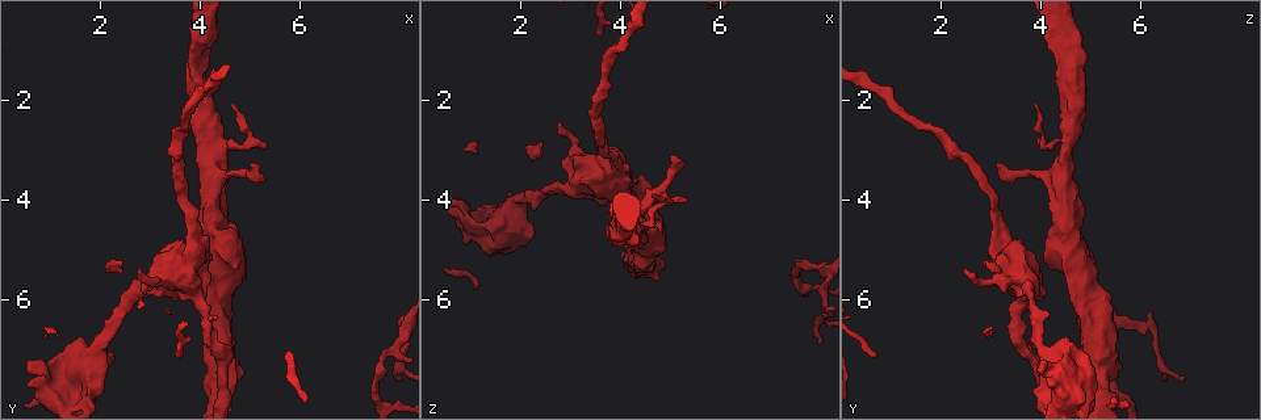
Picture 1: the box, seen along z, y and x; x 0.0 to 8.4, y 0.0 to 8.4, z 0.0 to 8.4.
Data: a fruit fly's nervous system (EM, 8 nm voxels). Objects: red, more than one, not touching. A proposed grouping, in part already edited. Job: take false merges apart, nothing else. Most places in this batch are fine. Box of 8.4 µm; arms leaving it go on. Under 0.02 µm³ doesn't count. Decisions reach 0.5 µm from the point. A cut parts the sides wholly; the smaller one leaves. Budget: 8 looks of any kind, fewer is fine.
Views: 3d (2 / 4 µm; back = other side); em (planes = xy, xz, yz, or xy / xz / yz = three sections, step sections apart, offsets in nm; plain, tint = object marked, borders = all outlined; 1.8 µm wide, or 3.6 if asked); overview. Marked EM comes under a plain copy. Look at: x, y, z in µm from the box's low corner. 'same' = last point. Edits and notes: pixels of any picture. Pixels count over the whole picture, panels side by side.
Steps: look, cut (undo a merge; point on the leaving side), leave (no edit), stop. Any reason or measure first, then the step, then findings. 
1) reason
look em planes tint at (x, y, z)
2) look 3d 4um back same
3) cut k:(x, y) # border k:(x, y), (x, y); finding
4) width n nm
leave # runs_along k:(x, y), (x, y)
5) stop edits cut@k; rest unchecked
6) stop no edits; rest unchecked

sudden change in width
look 3d 4um at (3.75, 5.70, 3.65)

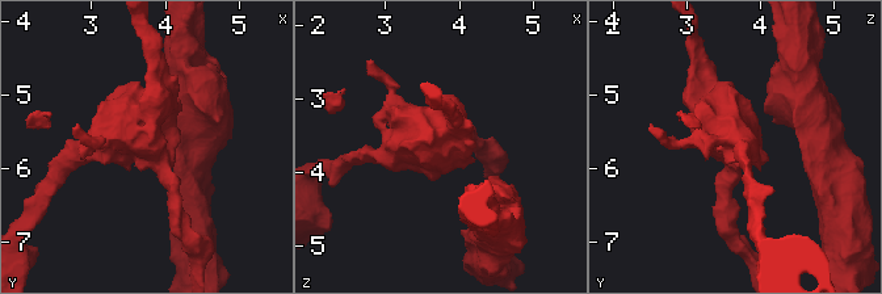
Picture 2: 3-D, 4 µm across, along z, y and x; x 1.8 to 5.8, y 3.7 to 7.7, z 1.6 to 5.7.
shape alone is not enough
look em 3.6um xy step 16 tint at (3.75, 5.70, 3.65)

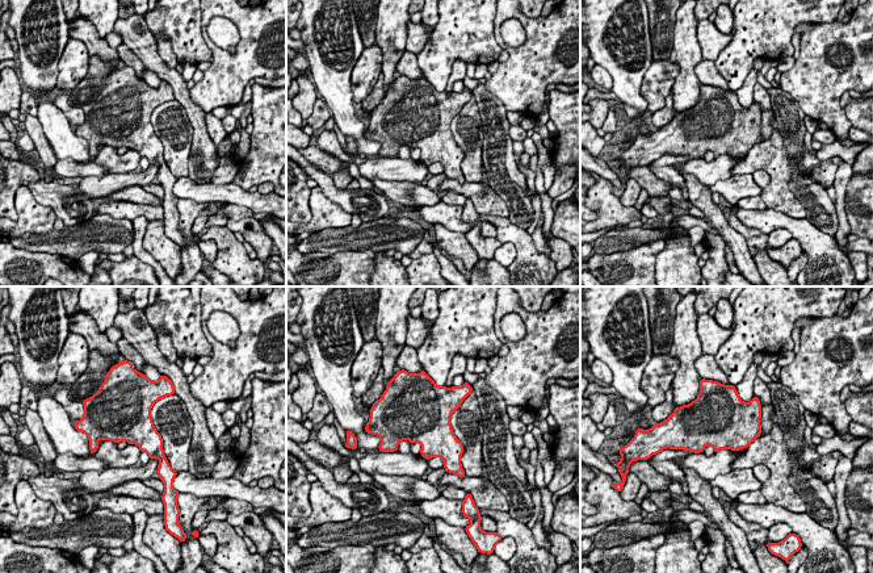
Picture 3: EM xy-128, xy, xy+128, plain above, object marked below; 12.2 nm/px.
another direction
look em 3.6um planes tint same

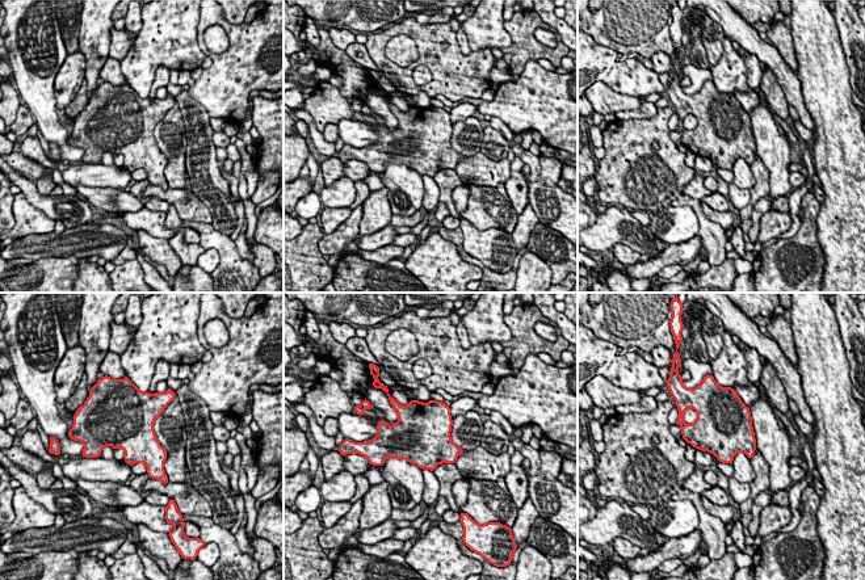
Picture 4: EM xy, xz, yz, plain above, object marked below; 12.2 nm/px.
width 550 nm
leave # all the same cell

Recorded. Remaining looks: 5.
sharp bend
look 3d 2um at (4.30, 3.60, 4.45)

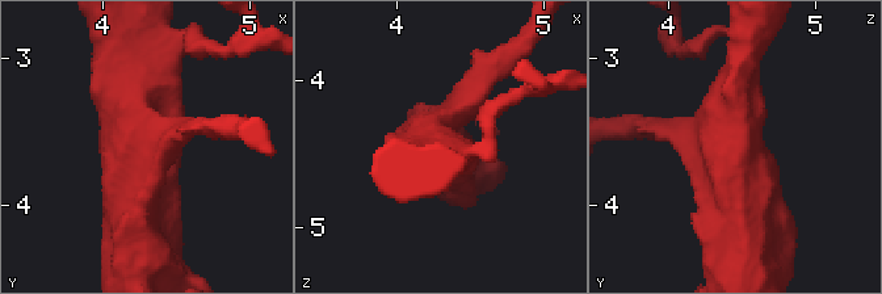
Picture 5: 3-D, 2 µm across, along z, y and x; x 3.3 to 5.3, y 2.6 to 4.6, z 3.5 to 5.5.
arms 4; shape alone is not enough
look em xz step 16 tint at (4.24, 3.60, 4.48)

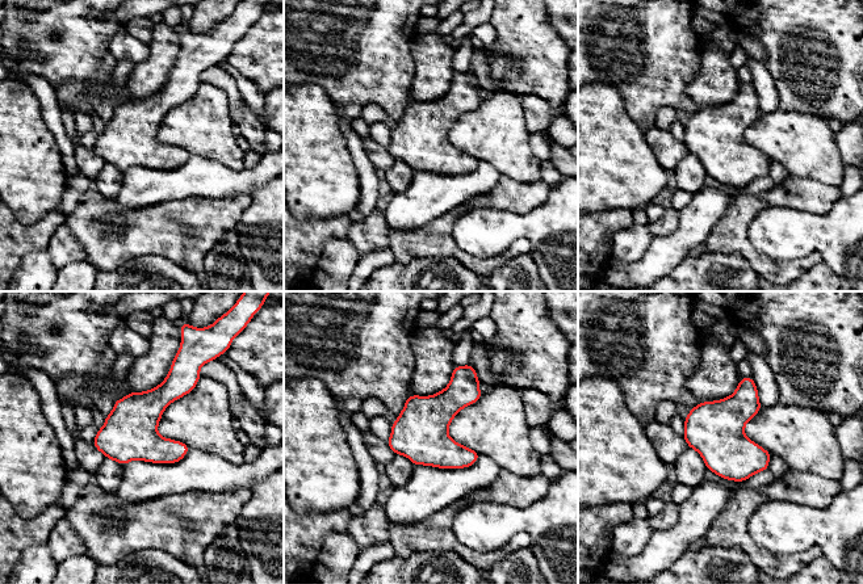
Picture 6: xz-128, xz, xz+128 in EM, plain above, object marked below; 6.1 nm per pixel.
leave # continuous, no second cell

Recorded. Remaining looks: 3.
sharp bend
look em planes tint at (1.35, 7.75, 4.95)

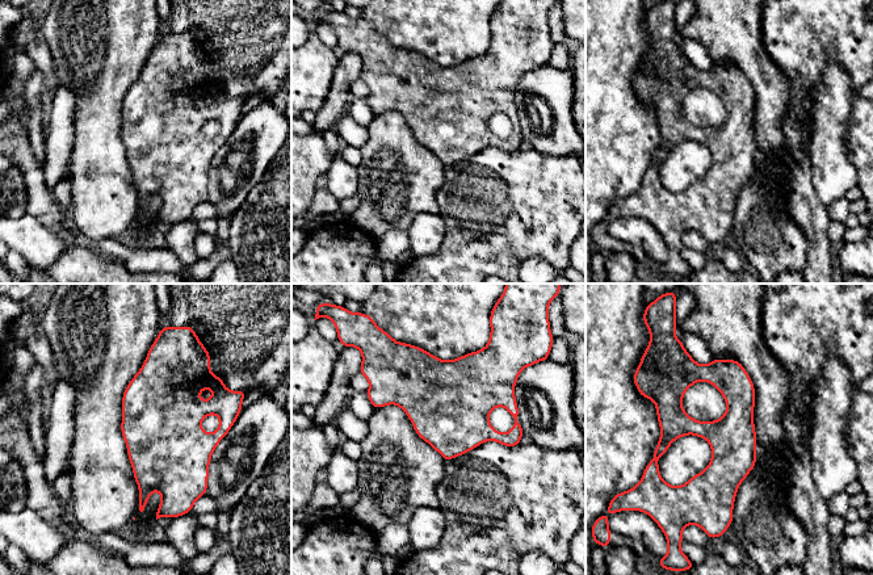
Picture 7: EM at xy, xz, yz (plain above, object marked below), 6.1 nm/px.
leave # runs_along 7:(692, 364), (734, 395), (726, 510); all the same cell

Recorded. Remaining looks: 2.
stop no edits; rest unchecked

